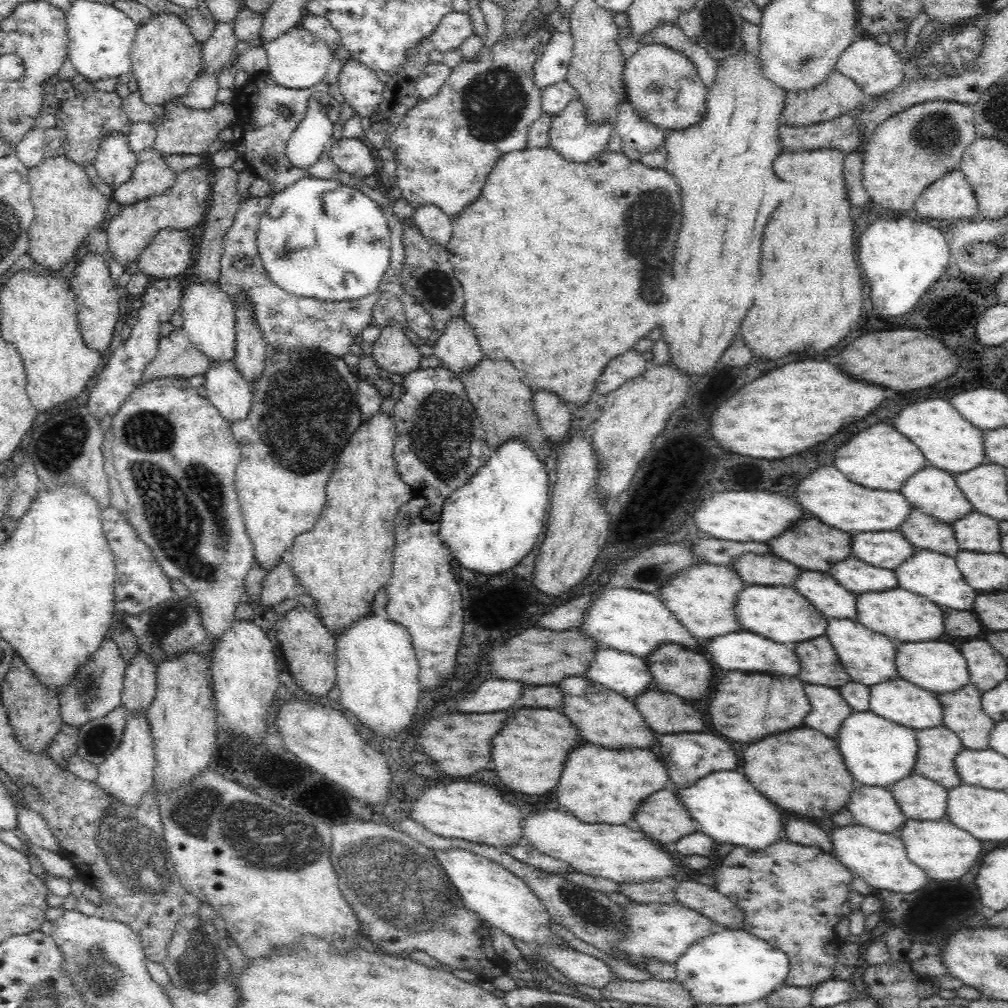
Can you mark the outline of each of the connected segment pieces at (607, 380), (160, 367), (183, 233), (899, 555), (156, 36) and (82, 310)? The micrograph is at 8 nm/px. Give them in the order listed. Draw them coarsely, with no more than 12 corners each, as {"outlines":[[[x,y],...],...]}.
{"outlines":[[[634,350],[616,356],[596,380],[595,392],[607,396],[647,364]],[[175,328],[138,384],[204,375],[211,362]],[[160,229],[136,266],[151,280],[179,277],[195,249],[186,230]],[[899,530],[858,532],[852,557],[893,570],[914,551]],[[176,13],[138,25],[130,74],[158,109],[187,95],[201,43]],[[86,254],[69,280],[79,330],[100,353],[121,297],[106,254]]]}

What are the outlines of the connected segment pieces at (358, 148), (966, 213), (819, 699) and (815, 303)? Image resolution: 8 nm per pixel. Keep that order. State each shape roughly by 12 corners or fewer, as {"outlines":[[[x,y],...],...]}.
{"outlines":[[[342,138],[328,151],[352,177],[374,175],[378,158],[356,138]],[[952,168],[918,196],[922,220],[977,215],[967,176]],[[804,684],[804,724],[834,737],[853,712],[838,689]],[[782,147],[742,322],[764,358],[824,352],[862,314],[838,148]]]}

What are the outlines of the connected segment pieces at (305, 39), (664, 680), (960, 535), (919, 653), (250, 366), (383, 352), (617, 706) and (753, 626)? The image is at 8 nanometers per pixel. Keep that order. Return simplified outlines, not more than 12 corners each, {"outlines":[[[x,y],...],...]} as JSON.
{"outlines":[[[304,27],[264,44],[280,86],[321,86],[334,57]],[[666,640],[644,658],[650,682],[692,699],[711,687],[701,652]],[[973,510],[950,525],[960,551],[1000,552],[997,520]],[[945,641],[896,644],[899,678],[933,693],[968,684]],[[251,297],[234,298],[236,369],[249,383],[265,368],[269,345]],[[386,326],[372,357],[389,374],[405,375],[422,360],[398,326]],[[564,676],[560,712],[580,738],[646,748],[655,737],[632,700]],[[746,586],[732,614],[744,631],[793,646],[826,633],[794,588]]]}

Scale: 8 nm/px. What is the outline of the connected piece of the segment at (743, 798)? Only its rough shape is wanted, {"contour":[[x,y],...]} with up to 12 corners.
{"contour":[[736,770],[672,794],[715,843],[784,839],[774,804]]}

